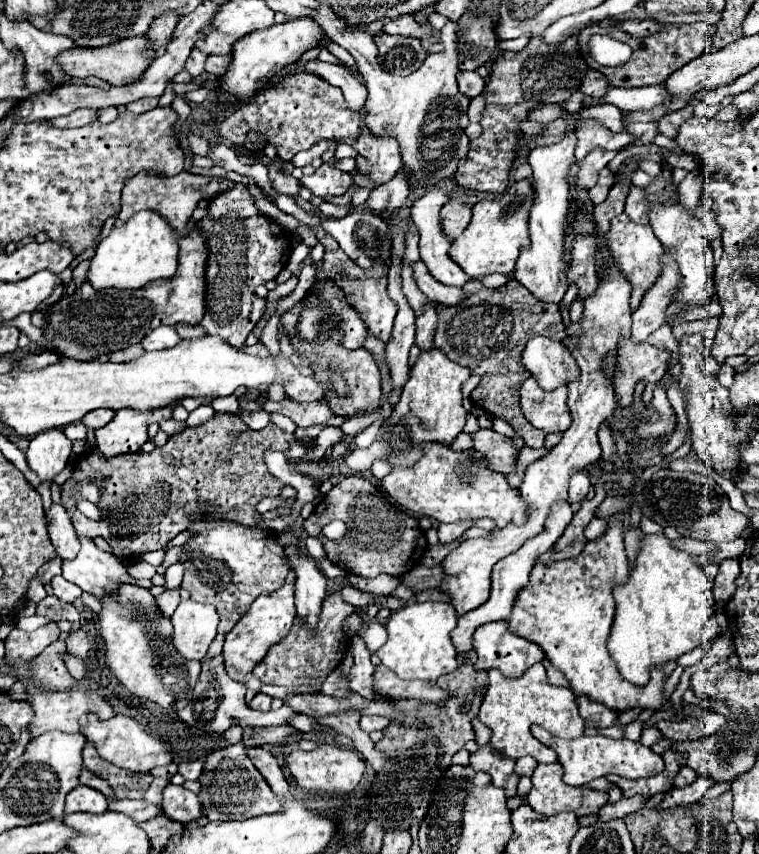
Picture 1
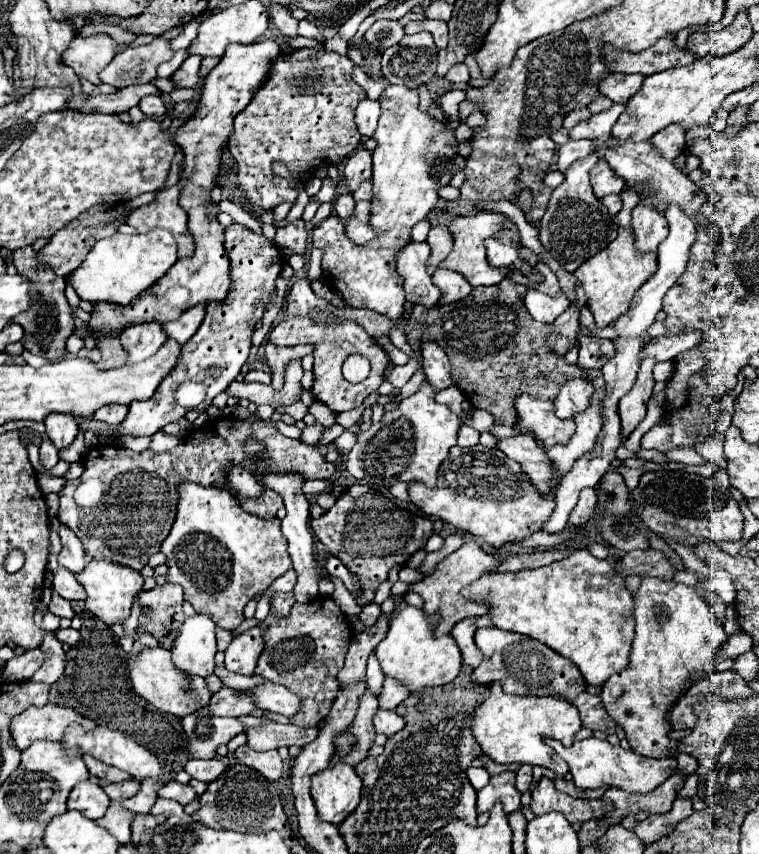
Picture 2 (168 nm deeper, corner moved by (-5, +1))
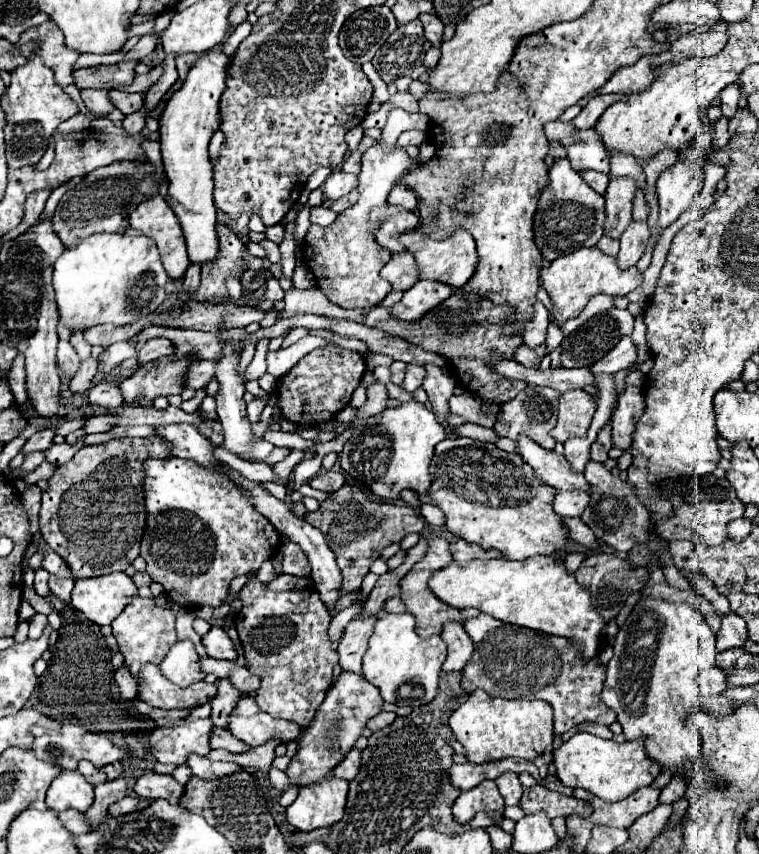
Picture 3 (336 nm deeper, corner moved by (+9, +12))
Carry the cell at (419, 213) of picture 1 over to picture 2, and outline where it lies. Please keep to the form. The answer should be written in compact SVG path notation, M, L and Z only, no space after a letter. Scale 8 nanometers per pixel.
M438 268L432 276L432 282L442 292L442 298L438 304L452 304L452 302L462 300L464 296L468 296L472 292L472 286L464 280L464 276L460 276L458 272L452 272L452 270Z

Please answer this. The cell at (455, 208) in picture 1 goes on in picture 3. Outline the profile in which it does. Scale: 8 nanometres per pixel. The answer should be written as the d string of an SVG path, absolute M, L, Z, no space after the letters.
M398 253L392 255L388 265L382 269L382 277L392 283L392 289L410 289L418 281L418 265L414 263L412 253Z

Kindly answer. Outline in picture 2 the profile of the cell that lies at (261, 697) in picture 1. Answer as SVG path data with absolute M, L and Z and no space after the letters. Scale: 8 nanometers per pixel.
M222 688L220 692L216 692L212 696L212 706L210 706L210 714L212 716L246 716L254 710L254 702L252 698L248 700L246 694L236 694L232 692L232 688Z

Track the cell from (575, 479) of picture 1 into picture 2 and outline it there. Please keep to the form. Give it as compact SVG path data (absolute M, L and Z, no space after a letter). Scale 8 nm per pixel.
M584 488L580 492L580 500L576 504L576 508L572 510L572 516L568 518L570 526L584 526L596 508L596 490L594 488Z

